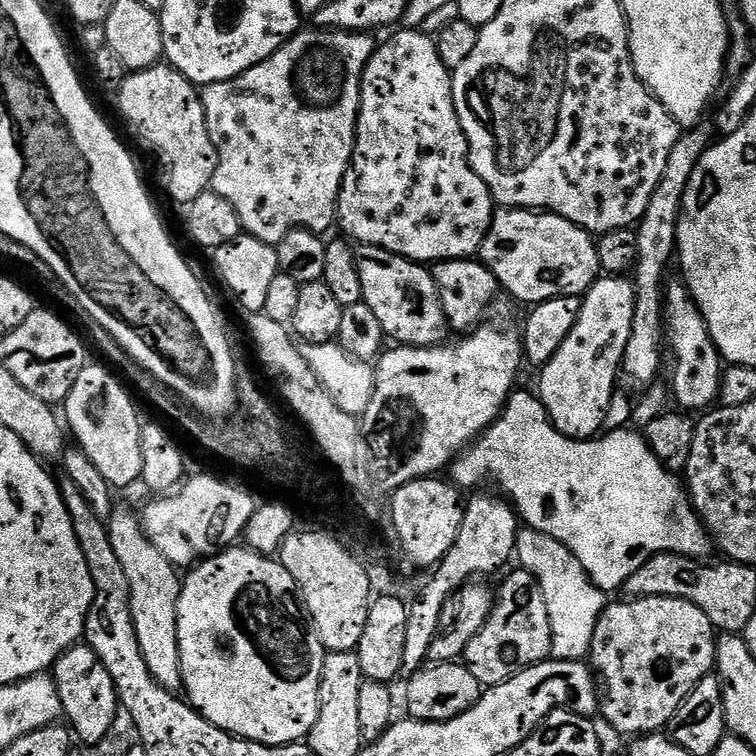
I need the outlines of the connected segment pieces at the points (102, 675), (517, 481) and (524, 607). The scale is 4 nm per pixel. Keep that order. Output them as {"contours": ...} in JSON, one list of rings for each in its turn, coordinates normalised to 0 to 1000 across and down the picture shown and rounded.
{"contours":[[[[115,854],[89,857],[69,880],[66,893],[74,903],[77,923],[82,929],[83,951],[87,954],[89,962],[98,970],[99,978],[104,983],[107,979],[111,984],[135,983],[138,972],[147,966],[148,956],[153,952],[153,942],[160,940],[160,934],[151,907],[151,897],[146,897],[146,892],[140,892],[140,881],[135,881],[135,876],[130,876],[130,865],[124,865],[124,860],[119,860]]],[[[679,517],[673,524],[667,540],[661,545],[661,552],[656,554],[638,573],[630,578],[595,615],[597,639],[602,640],[610,648],[618,646],[630,646],[634,640],[640,640],[647,635],[651,640],[657,640],[660,649],[675,663],[683,675],[684,684],[697,697],[705,698],[708,704],[722,706],[728,712],[733,712],[738,717],[743,717],[743,722],[749,722],[759,733],[759,738],[765,738],[765,743],[770,743],[770,749],[775,754],[775,759],[782,765],[800,786],[810,783],[820,783],[825,772],[833,765],[833,759],[839,759],[839,754],[844,754],[862,735],[869,735],[877,730],[896,730],[899,735],[914,735],[917,738],[935,737],[937,720],[939,725],[939,710],[931,689],[921,680],[921,673],[915,669],[915,663],[907,649],[906,642],[899,640],[893,628],[885,624],[882,619],[876,616],[876,611],[870,611],[870,606],[860,595],[860,590],[852,583],[851,575],[845,570],[837,569],[835,565],[820,566],[812,571],[800,570],[792,579],[779,579],[775,582],[755,582],[749,574],[743,574],[730,562],[730,557],[725,553],[725,546],[720,542],[720,534],[716,532],[713,522],[698,519]]],[[[681,754],[667,769],[656,783],[656,799],[648,817],[632,844],[616,854],[611,869],[619,880],[622,892],[632,897],[636,907],[663,905],[693,884],[716,878],[730,865],[730,840],[728,839],[728,812],[722,812],[722,791],[717,775],[692,754]]]]}

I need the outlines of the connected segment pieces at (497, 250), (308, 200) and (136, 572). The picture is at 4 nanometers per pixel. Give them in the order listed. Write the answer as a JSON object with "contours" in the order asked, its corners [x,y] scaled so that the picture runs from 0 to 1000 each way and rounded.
{"contours":[[[[663,274],[651,287],[651,298],[638,320],[632,339],[653,362],[657,377],[665,385],[668,381],[680,396],[698,402],[697,405],[708,405],[739,392],[771,393],[796,360],[784,308],[749,288],[718,278]]],[[[413,34],[406,40],[393,42],[361,74],[352,77],[341,87],[325,93],[317,101],[299,108],[269,112],[267,131],[272,167],[286,194],[286,224],[279,253],[294,257],[294,262],[299,262],[299,267],[304,267],[304,272],[310,272],[317,290],[317,300],[327,311],[362,325],[368,320],[373,320],[373,315],[378,315],[378,310],[384,310],[384,304],[390,302],[409,302],[411,307],[429,310],[433,308],[431,304],[438,296],[440,300],[446,295],[444,269],[450,261],[450,247],[455,239],[460,216],[466,213],[466,198],[471,187],[471,156],[476,144],[479,98],[500,62],[500,53],[496,53],[495,49],[496,46],[485,42],[458,42]]],[[[149,676],[142,684],[143,710],[161,754],[167,754],[167,770],[172,770],[172,802],[177,833],[183,839],[183,854],[198,892],[214,909],[237,917],[241,910],[238,897],[238,856],[233,837],[233,813],[238,790],[239,763],[233,763],[234,753],[190,708],[187,684],[175,677]]]]}

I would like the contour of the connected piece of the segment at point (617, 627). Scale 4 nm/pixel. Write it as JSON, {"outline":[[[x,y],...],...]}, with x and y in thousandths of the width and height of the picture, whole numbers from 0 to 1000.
{"outline":[[[844,788],[824,791],[816,799],[806,798],[786,828],[786,849],[780,878],[796,914],[792,917],[792,946],[815,968],[829,976],[861,974],[882,964],[884,956],[897,944],[902,929],[929,902],[943,893],[947,881],[947,848],[950,837],[939,817],[902,791],[885,788]]]}

